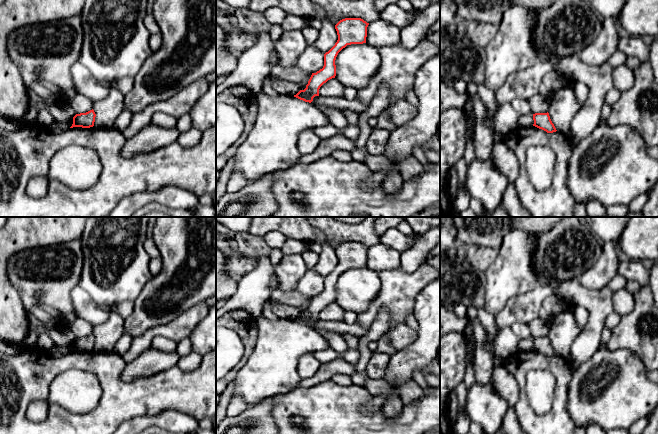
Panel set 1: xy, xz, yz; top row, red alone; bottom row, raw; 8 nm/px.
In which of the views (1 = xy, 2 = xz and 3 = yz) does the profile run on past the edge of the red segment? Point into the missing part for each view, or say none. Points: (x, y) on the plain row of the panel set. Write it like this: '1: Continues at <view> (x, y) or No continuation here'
1: No continuation here
2: No continuation here
3: No continuation here

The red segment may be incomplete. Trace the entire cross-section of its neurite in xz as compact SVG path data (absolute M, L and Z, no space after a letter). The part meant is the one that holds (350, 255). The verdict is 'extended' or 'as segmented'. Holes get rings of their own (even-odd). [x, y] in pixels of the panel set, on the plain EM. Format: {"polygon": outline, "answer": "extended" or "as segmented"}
{"polygon": "M345 242L336 249L338 264L335 269L324 278L324 290L316 297L312 297L304 314L300 314L294 321L311 327L315 320L319 320L320 311L328 304L335 302L335 284L338 277L351 268L366 267L367 251L369 247L361 242Z", "answer": "as segmented"}

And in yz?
{"polygon": "M535 337L533 338L533 350L546 355L547 357L556 356L556 352L552 347L549 337Z", "answer": "as segmented"}

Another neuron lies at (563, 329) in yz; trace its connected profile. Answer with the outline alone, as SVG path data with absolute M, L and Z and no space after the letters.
M567 309L555 315L548 323L548 337L556 354L569 359L574 364L570 357L570 348L582 331L575 320L574 313Z

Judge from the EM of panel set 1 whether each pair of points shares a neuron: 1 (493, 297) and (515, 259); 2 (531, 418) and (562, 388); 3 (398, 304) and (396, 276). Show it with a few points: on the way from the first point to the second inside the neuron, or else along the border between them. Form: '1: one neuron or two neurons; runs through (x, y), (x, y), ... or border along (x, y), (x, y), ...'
1: one neuron; runs through (499, 288), (512, 273), (512, 268)
2: one neuron; runs through (543, 418), (548, 418), (559, 407), (561, 400)
3: one neuron; runs through (396, 297), (396, 283)

